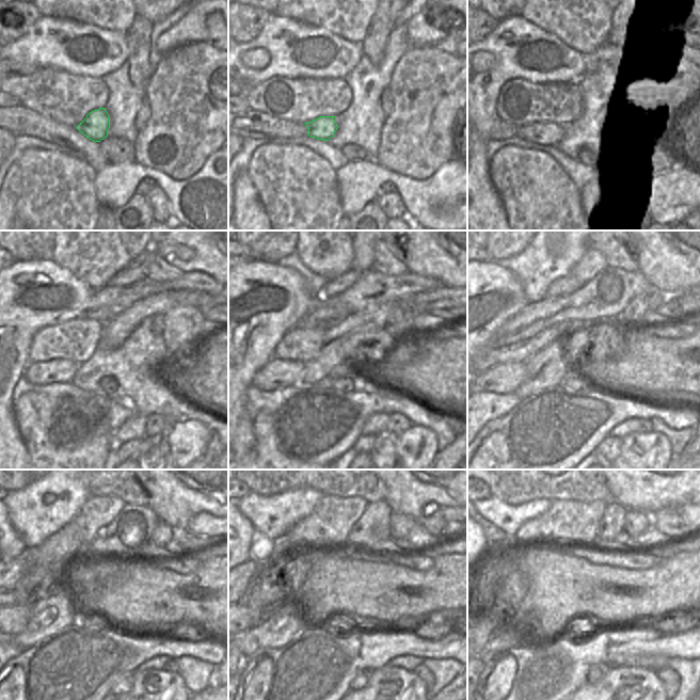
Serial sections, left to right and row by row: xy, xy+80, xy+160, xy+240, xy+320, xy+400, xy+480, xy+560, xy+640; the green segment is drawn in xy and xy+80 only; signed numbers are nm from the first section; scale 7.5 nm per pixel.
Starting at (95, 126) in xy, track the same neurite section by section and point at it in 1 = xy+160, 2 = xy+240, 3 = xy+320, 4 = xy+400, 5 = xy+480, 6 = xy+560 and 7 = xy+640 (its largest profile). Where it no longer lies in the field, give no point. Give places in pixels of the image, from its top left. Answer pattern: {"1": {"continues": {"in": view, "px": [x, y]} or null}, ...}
{"1": {"continues": {"in": "xy+160", "px": [545, 133]}}, "2": {"continues": {"in": "xy+240", "px": [56, 370]}}, "3": {"continues": {"in": "xy+320", "px": [279, 374]}}, "4": {"continues": {"in": "xy+400", "px": [512, 375]}}, "5": {"continues": {"in": "xy+480", "px": [20, 614]}}, "6": {"continues": {"in": "xy+560", "px": [250, 616]}}, "7": {"continues": {"in": "xy+640", "px": [492, 621]}}}

